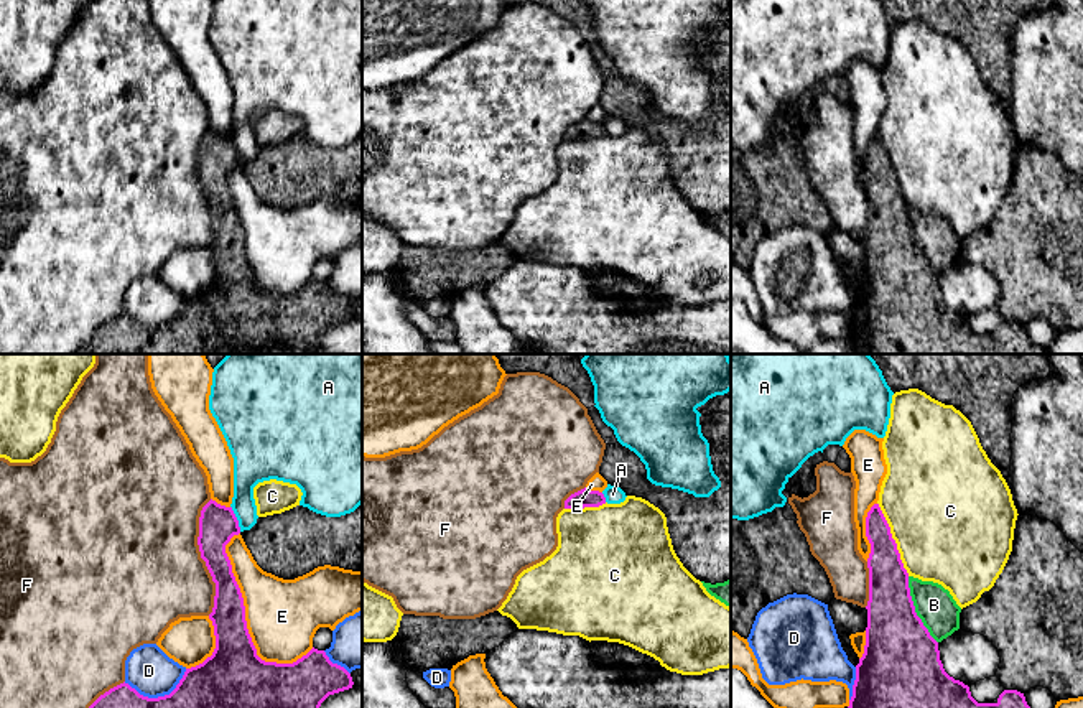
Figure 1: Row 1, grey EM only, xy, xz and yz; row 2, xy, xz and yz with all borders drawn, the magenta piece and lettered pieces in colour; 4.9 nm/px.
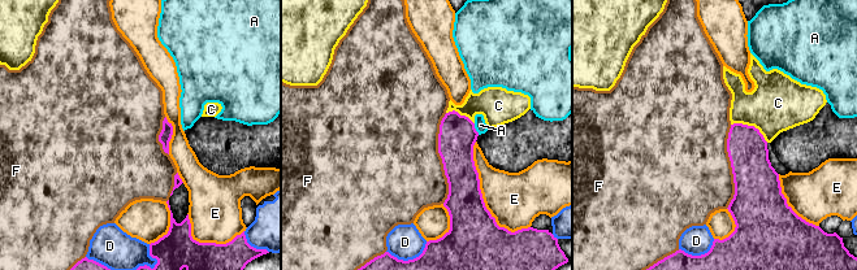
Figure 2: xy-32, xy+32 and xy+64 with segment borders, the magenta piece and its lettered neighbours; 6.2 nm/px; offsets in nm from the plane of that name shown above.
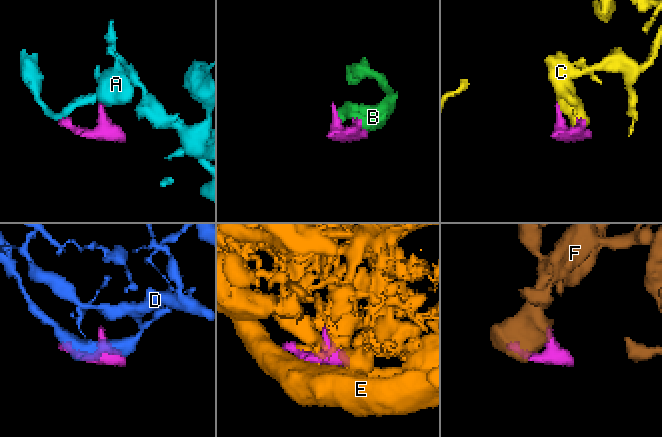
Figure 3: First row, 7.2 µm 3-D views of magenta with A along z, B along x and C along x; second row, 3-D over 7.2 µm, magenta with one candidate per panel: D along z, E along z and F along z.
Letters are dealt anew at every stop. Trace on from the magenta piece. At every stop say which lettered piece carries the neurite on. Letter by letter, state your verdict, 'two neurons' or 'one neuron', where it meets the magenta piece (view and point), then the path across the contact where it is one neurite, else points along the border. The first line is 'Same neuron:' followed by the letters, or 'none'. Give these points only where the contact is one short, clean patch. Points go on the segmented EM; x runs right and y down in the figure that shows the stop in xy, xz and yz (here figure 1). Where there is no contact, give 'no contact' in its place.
Same neuron: none
A: two neurons; contact xy (236, 519); border xy (231, 506), (241, 530)
B: two neurons; contact yz (914, 610)
C: two neurons; contact yz (892, 539)
D: two neurons; contact xy (158, 697)
E: two neurons; contact xy (244, 610)
F: two neurons; contact xy (201, 557)

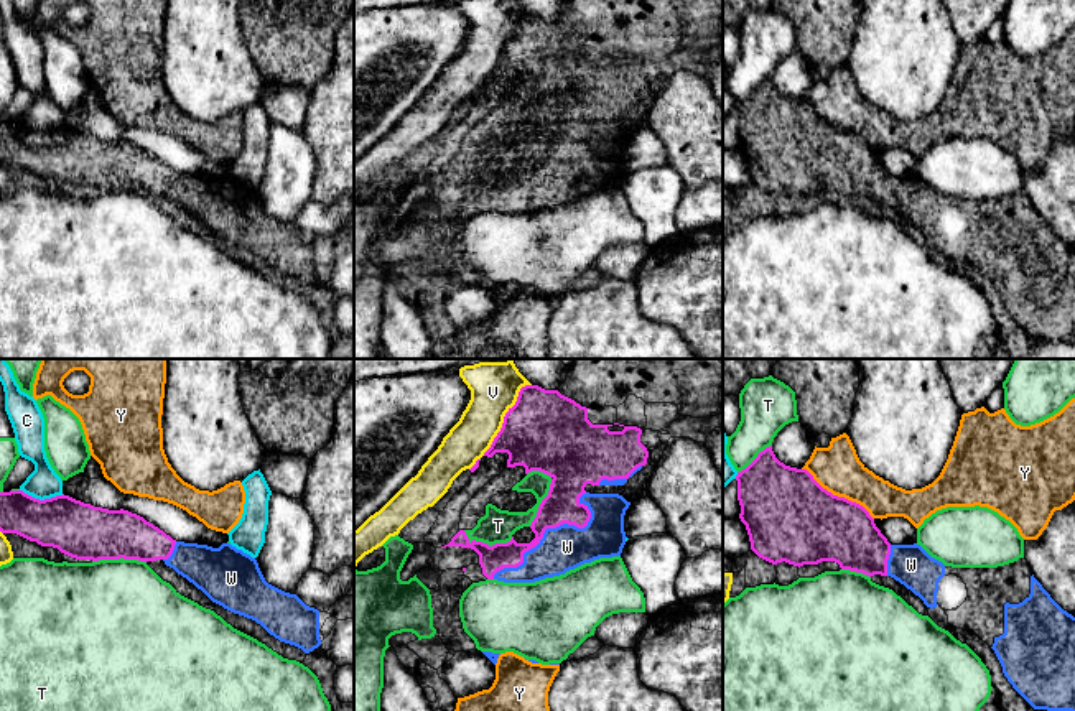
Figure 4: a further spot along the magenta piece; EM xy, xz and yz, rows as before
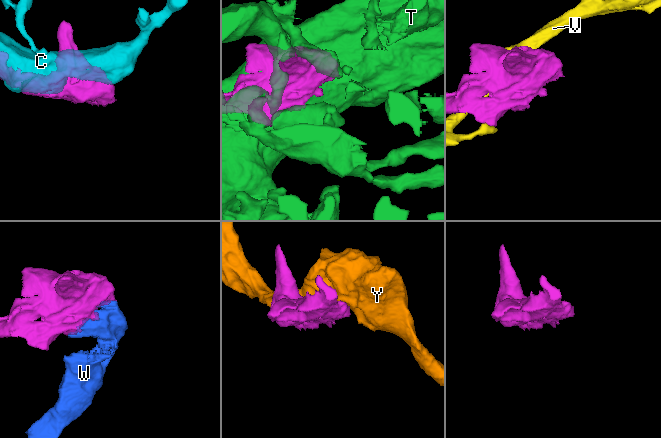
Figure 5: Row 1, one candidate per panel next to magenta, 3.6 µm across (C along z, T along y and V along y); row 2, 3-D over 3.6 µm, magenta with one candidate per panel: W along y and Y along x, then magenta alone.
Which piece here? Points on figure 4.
Same neuron: W
C: two neurons; contact xy (41, 501)
T: two neurons; contact xz (547, 496)
V: two neurons; contact xz (504, 417)
W: one neuron; contact xz (549, 527)
Y: two neurons; contact yz (837, 496)

